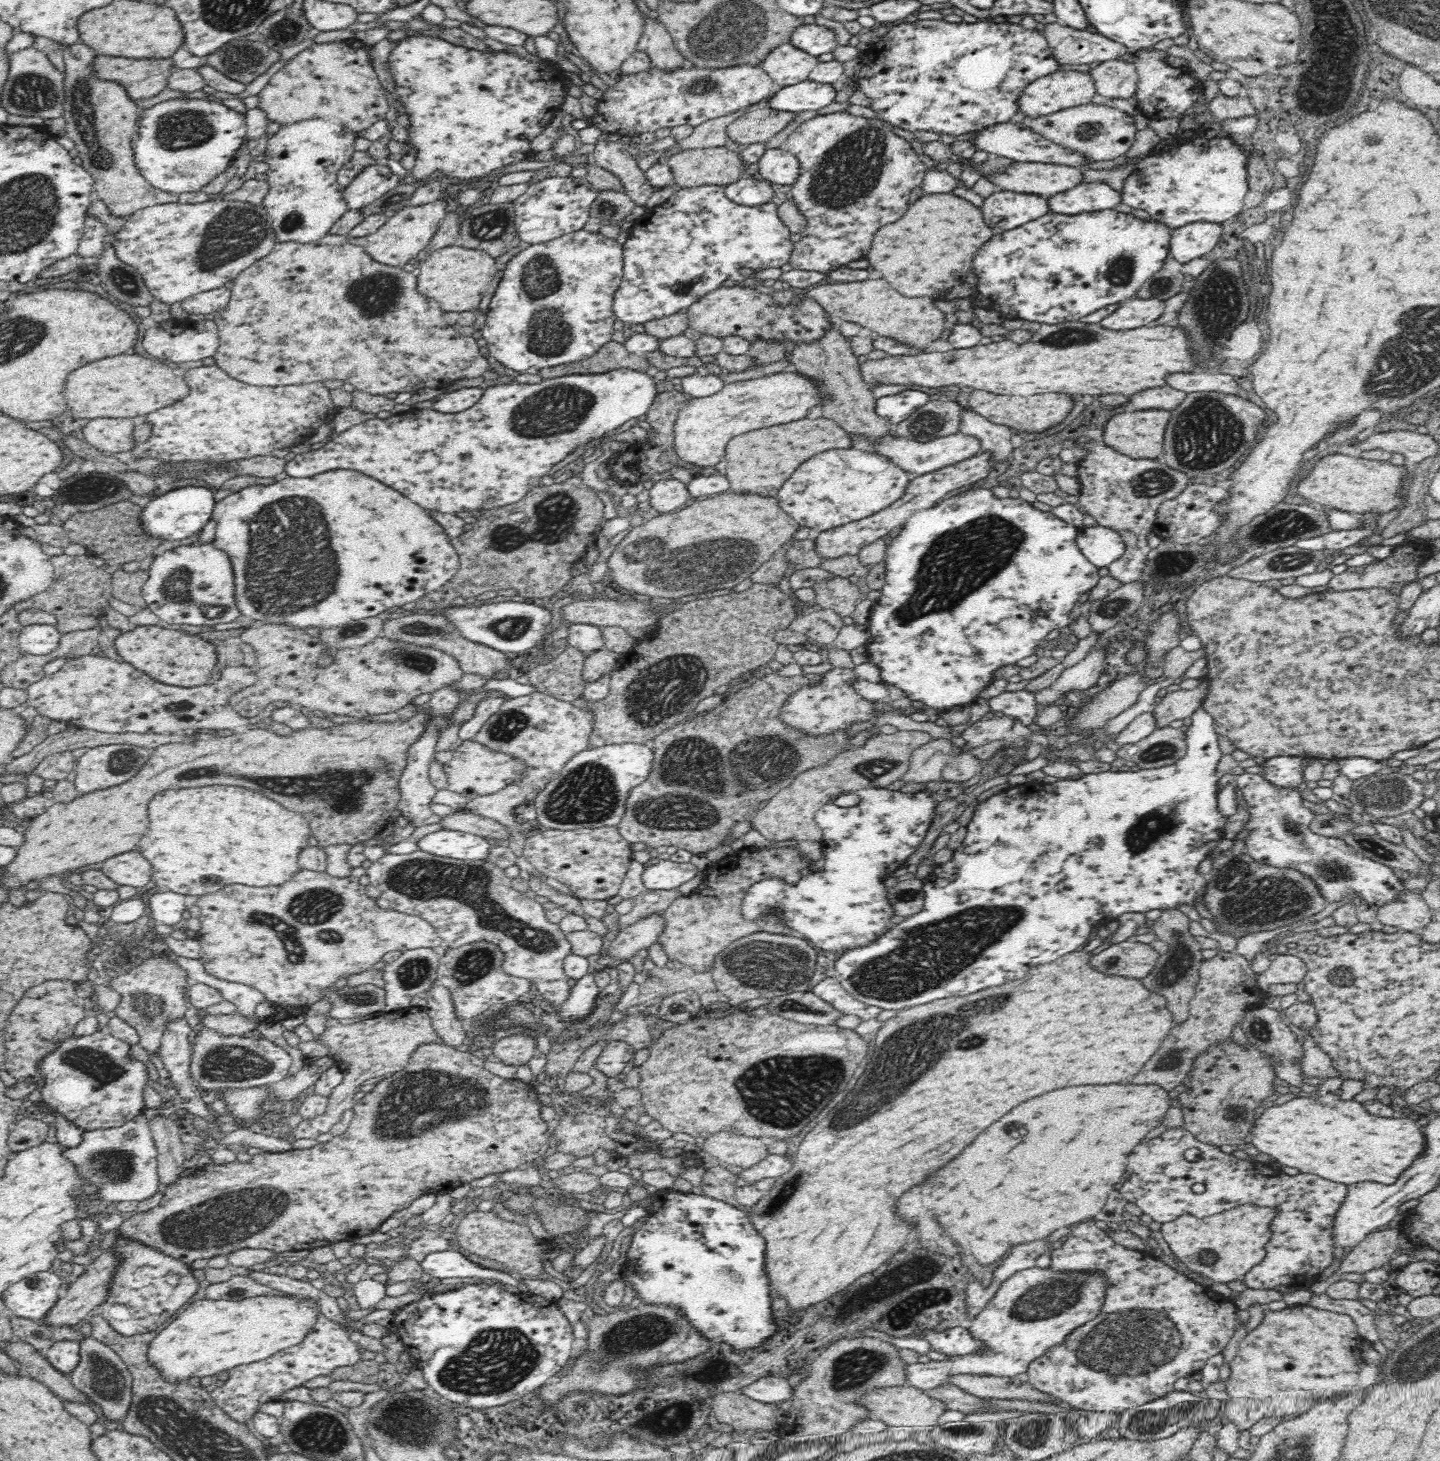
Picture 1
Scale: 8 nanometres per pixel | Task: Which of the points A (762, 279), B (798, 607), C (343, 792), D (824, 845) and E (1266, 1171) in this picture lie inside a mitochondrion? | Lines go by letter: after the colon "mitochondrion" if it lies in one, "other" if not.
A: other
B: other
C: mitochondrion
D: other
E: other

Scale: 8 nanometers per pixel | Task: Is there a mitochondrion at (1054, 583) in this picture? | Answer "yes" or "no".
no

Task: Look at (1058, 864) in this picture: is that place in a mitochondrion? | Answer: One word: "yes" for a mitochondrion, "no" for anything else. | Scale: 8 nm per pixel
no

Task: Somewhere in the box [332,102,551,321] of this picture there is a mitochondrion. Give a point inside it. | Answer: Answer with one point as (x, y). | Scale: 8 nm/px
(365, 293)

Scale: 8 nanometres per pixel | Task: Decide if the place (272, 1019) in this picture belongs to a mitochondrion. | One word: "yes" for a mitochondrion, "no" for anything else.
no

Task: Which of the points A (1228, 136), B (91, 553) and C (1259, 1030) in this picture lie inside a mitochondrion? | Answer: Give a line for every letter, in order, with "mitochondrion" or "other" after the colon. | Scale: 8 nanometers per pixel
A: other
B: other
C: mitochondrion

